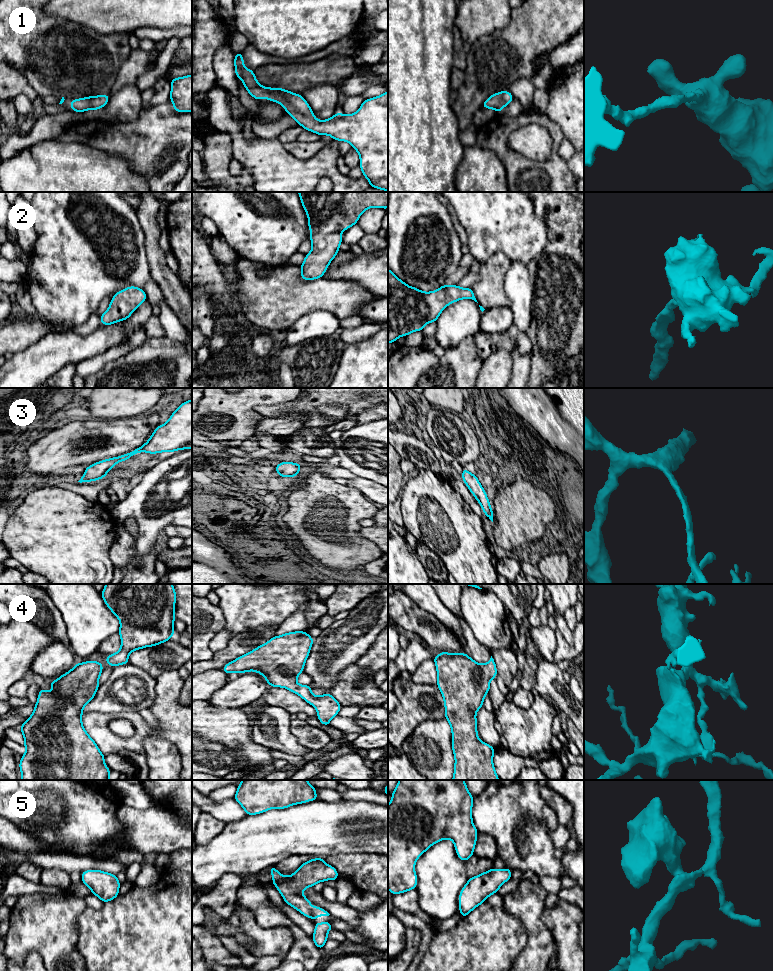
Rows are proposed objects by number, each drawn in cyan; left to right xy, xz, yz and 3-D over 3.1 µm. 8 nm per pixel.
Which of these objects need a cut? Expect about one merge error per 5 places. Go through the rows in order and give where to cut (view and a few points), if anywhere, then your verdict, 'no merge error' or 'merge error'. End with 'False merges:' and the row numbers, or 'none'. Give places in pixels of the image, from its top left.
1: no cut | no merge error
2: no cut | no merge error
3: no cut | no merge error
4: no cut | no merge error
5: no cut | no merge error
False merges: none

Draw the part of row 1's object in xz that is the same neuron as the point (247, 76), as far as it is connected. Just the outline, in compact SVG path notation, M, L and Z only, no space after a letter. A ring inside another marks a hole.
M242 52L235 53L234 65L236 78L241 79L253 98L257 100L265 98L279 103L305 130L350 143L360 156L359 167L363 176L368 179L370 187L388 191L388 91L380 96L364 100L359 110L353 114L345 115L338 112L327 120L317 120L302 95L282 88L263 87L256 80L253 70L244 67Z

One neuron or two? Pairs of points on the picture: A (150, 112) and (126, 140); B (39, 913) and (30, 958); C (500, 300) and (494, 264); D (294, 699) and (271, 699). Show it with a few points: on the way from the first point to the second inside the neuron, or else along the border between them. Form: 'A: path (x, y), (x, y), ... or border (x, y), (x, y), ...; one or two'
A: path (147, 119), (133, 133); one
B: border (23, 958), (27, 953), (36, 951), (43, 960); two
C: path (494, 291), (494, 273); one
D: path (288, 699), (277, 699); one

